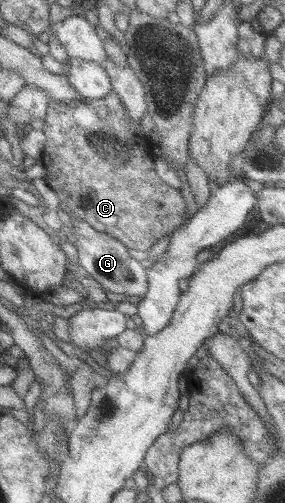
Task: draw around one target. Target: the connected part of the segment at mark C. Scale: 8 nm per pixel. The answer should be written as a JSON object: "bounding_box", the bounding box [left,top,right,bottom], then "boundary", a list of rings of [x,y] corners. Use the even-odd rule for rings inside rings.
{"bounding_box":[40,91,187,252],"boundary":[[[110,91],[105,97],[94,100],[72,101],[72,103],[56,103],[55,101],[49,101],[41,131],[45,136],[40,157],[41,165],[43,169],[45,169],[43,178],[46,181],[46,185],[57,195],[58,208],[66,213],[71,220],[77,221],[77,219],[81,219],[81,221],[85,221],[85,223],[92,229],[95,229],[95,231],[105,233],[105,235],[113,237],[115,241],[119,241],[127,250],[133,249],[143,252],[148,251],[152,245],[164,235],[168,235],[175,231],[175,229],[187,219],[187,208],[180,195],[179,189],[172,188],[168,184],[165,184],[153,171],[152,160],[155,154],[154,146],[151,144],[150,140],[143,135],[143,132],[141,132],[139,121],[131,119],[128,112],[124,110],[115,92]]]}

